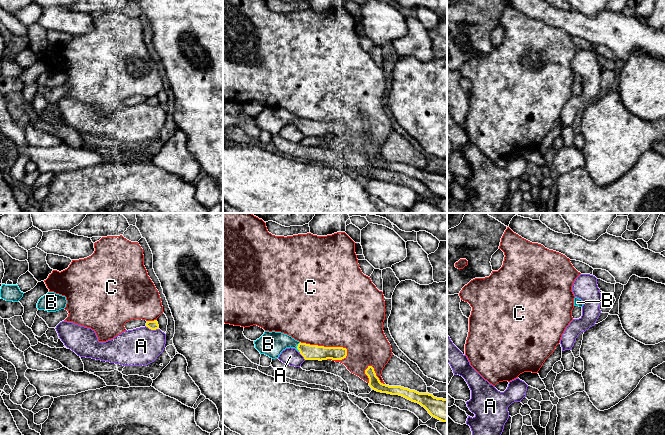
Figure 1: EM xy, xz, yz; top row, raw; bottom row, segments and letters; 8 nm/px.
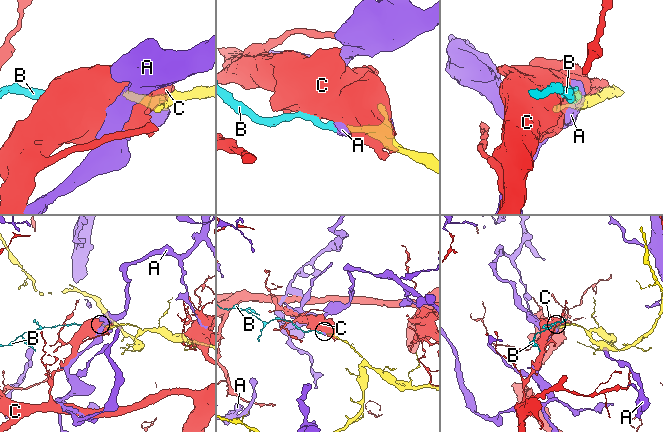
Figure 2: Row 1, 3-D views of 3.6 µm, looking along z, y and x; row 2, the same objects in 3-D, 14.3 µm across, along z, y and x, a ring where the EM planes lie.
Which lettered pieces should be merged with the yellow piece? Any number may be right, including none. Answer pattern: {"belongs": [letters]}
{"belongs": ["B"]}

